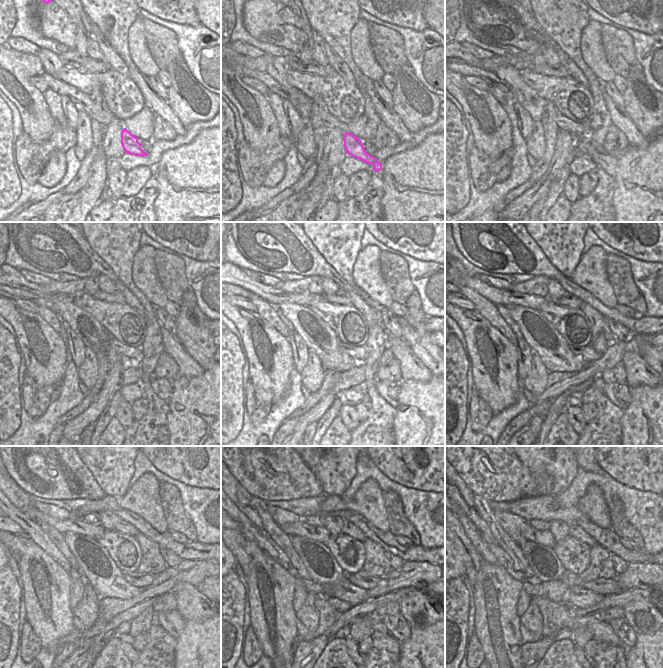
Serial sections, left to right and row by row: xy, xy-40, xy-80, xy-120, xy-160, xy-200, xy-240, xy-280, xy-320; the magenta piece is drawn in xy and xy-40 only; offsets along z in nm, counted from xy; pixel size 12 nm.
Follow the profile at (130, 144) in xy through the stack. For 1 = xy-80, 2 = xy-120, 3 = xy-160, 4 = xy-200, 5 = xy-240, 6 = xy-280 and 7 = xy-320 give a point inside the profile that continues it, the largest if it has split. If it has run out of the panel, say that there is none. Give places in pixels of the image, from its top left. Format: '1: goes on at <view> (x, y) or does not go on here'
1: goes on at xy-80 (608, 163)
2: goes on at xy-120 (163, 388)
3: goes on at xy-160 (389, 390)
4: goes on at xy-200 (618, 394)
5: goes on at xy-240 (173, 623)
6: goes on at xy-280 (398, 627)
7: goes on at xy-320 (621, 626)

